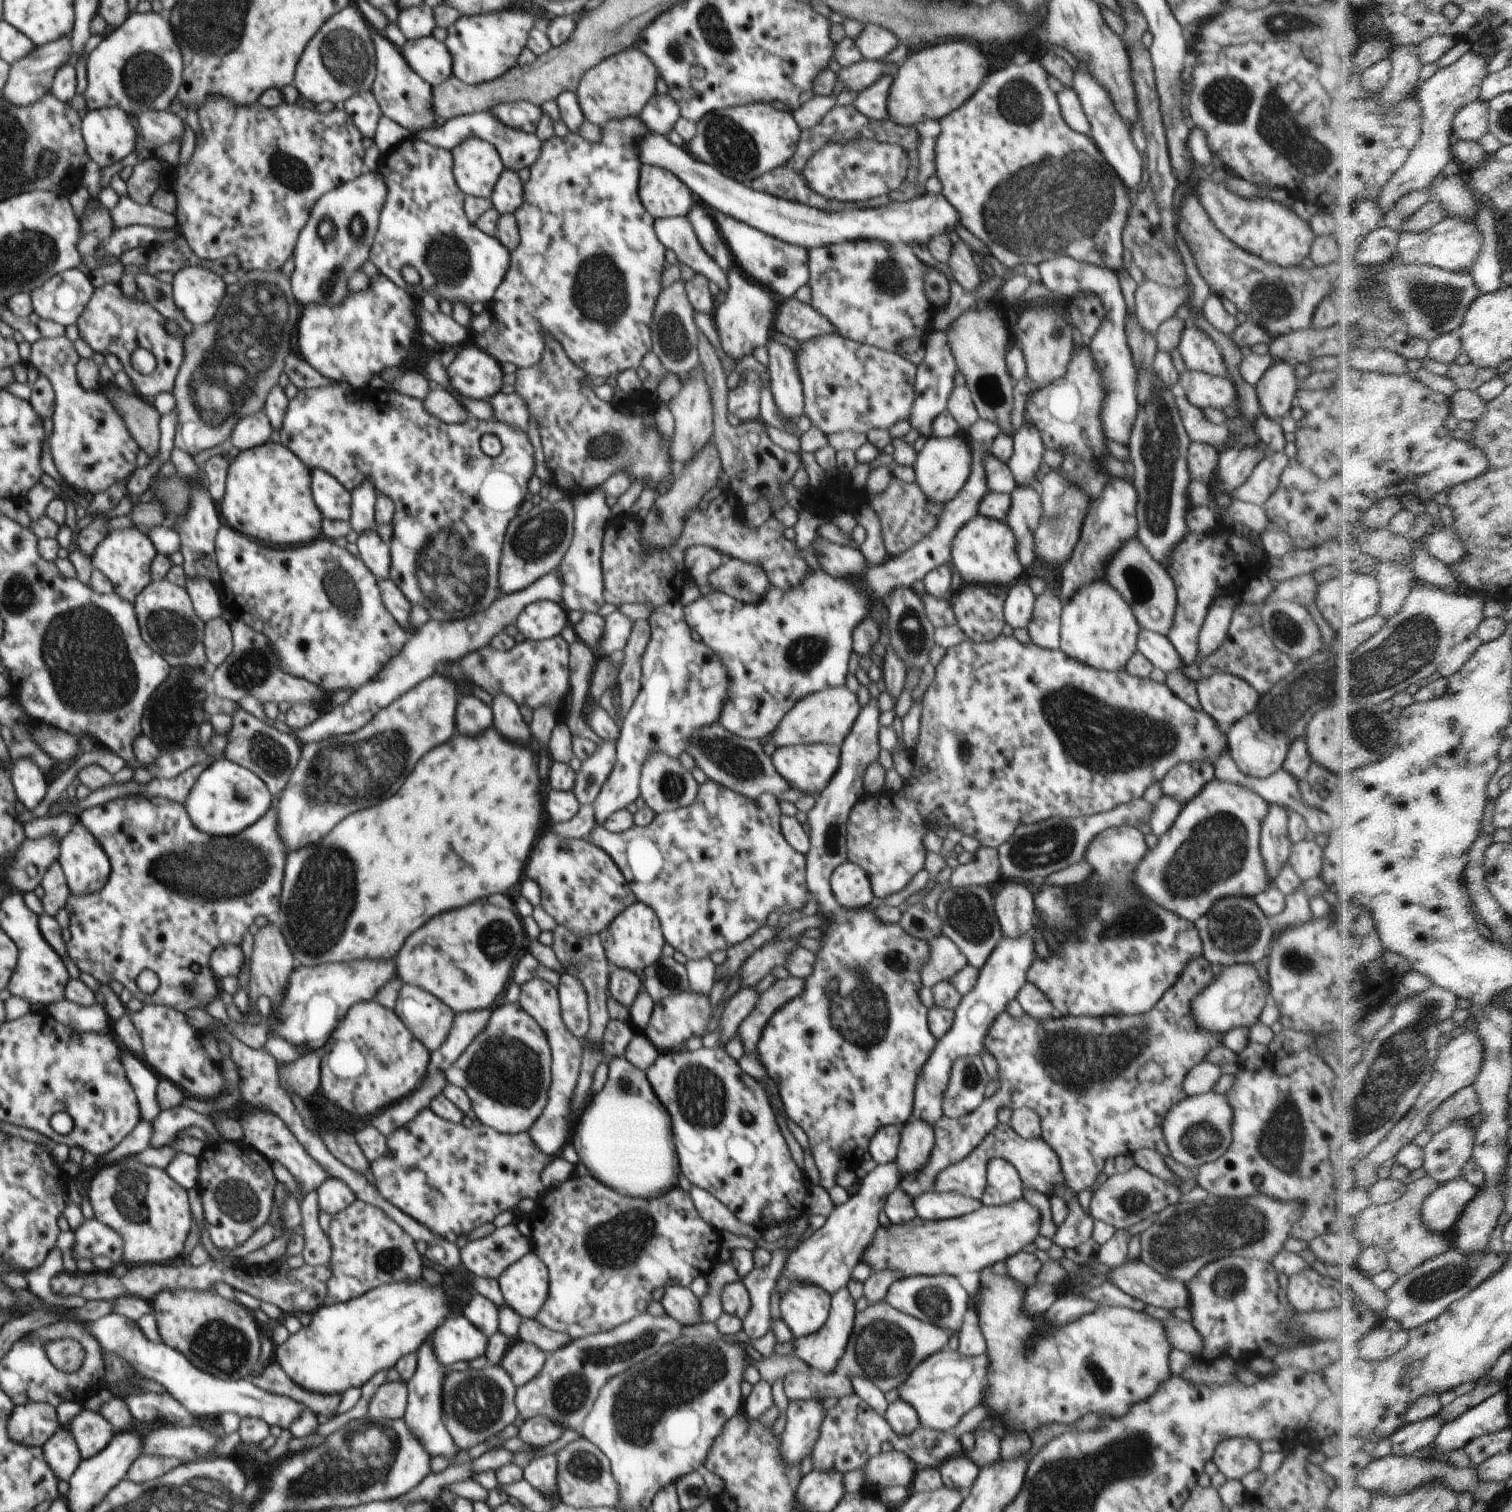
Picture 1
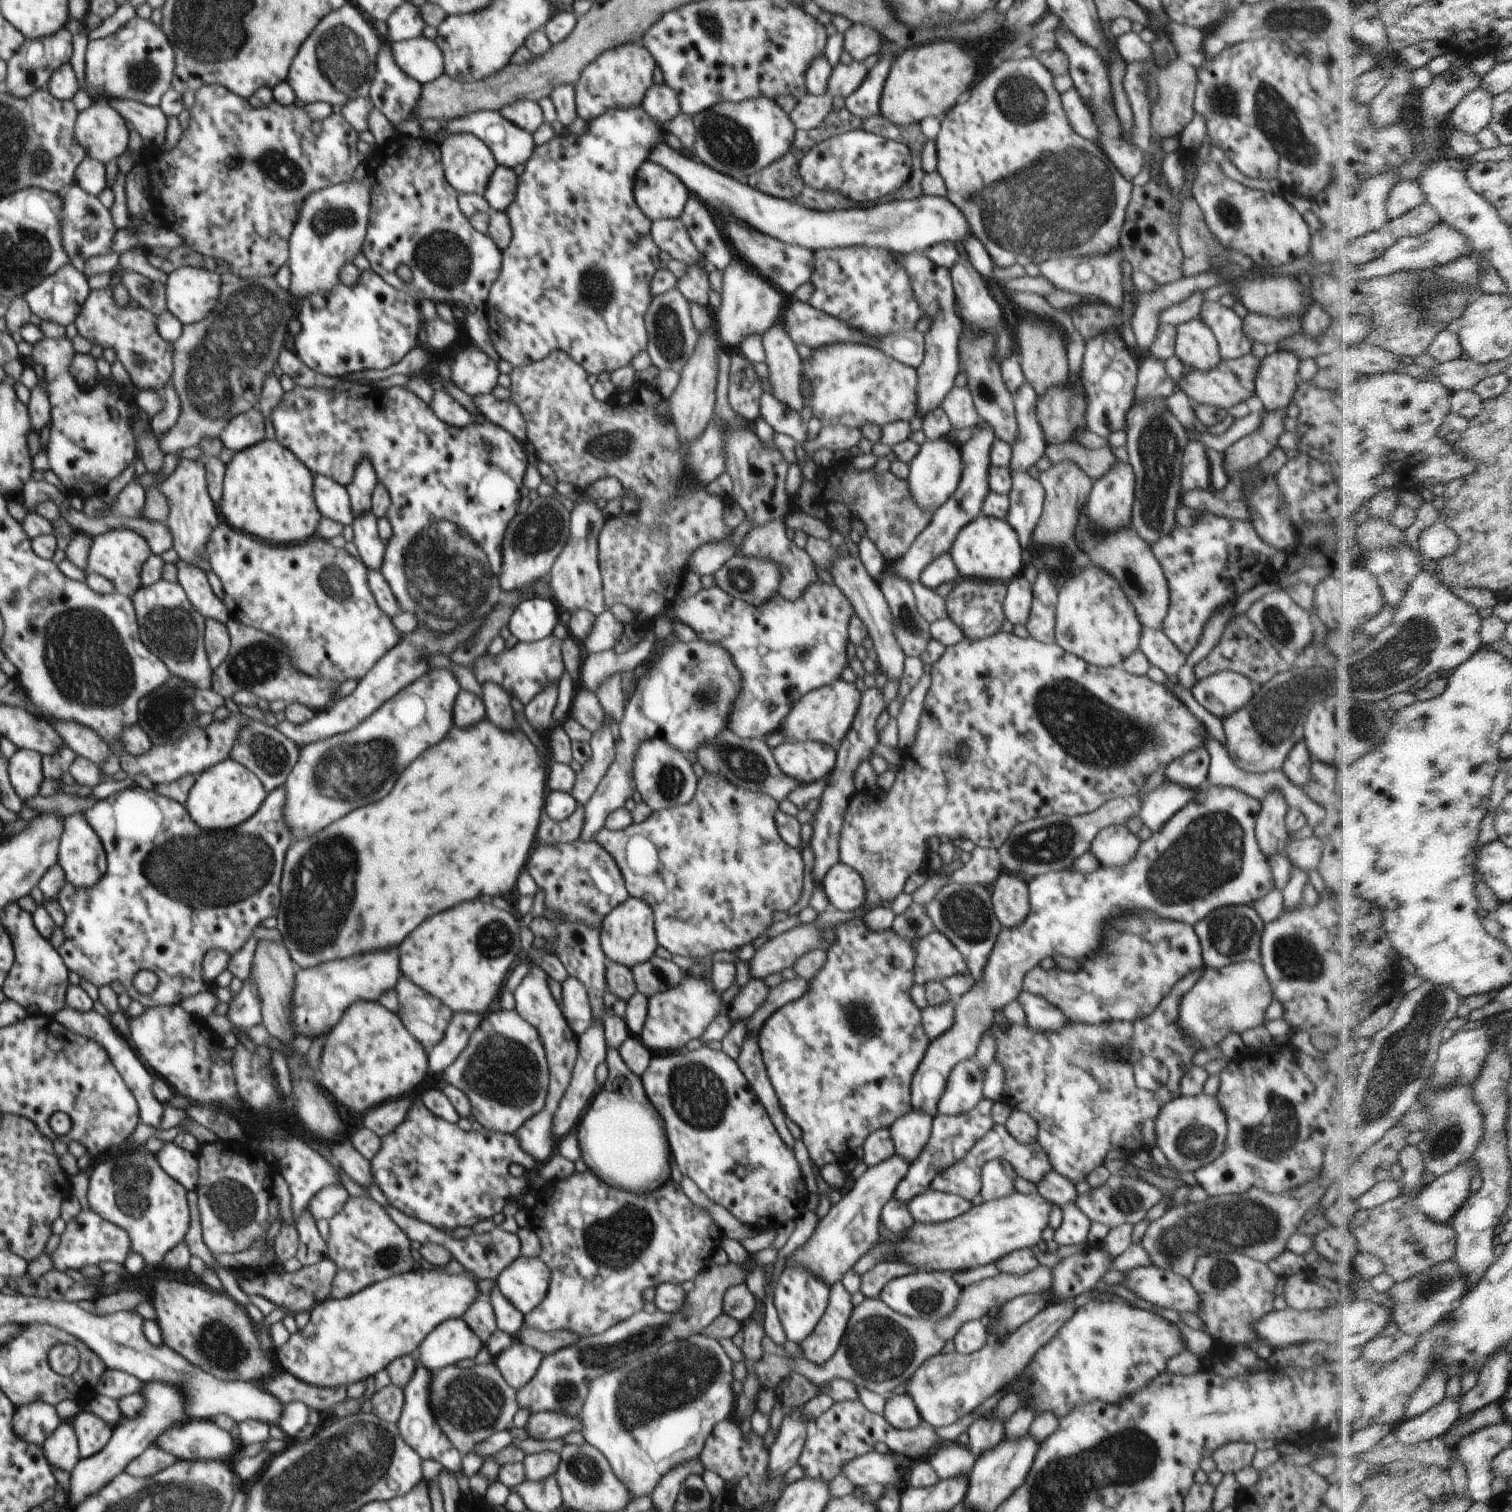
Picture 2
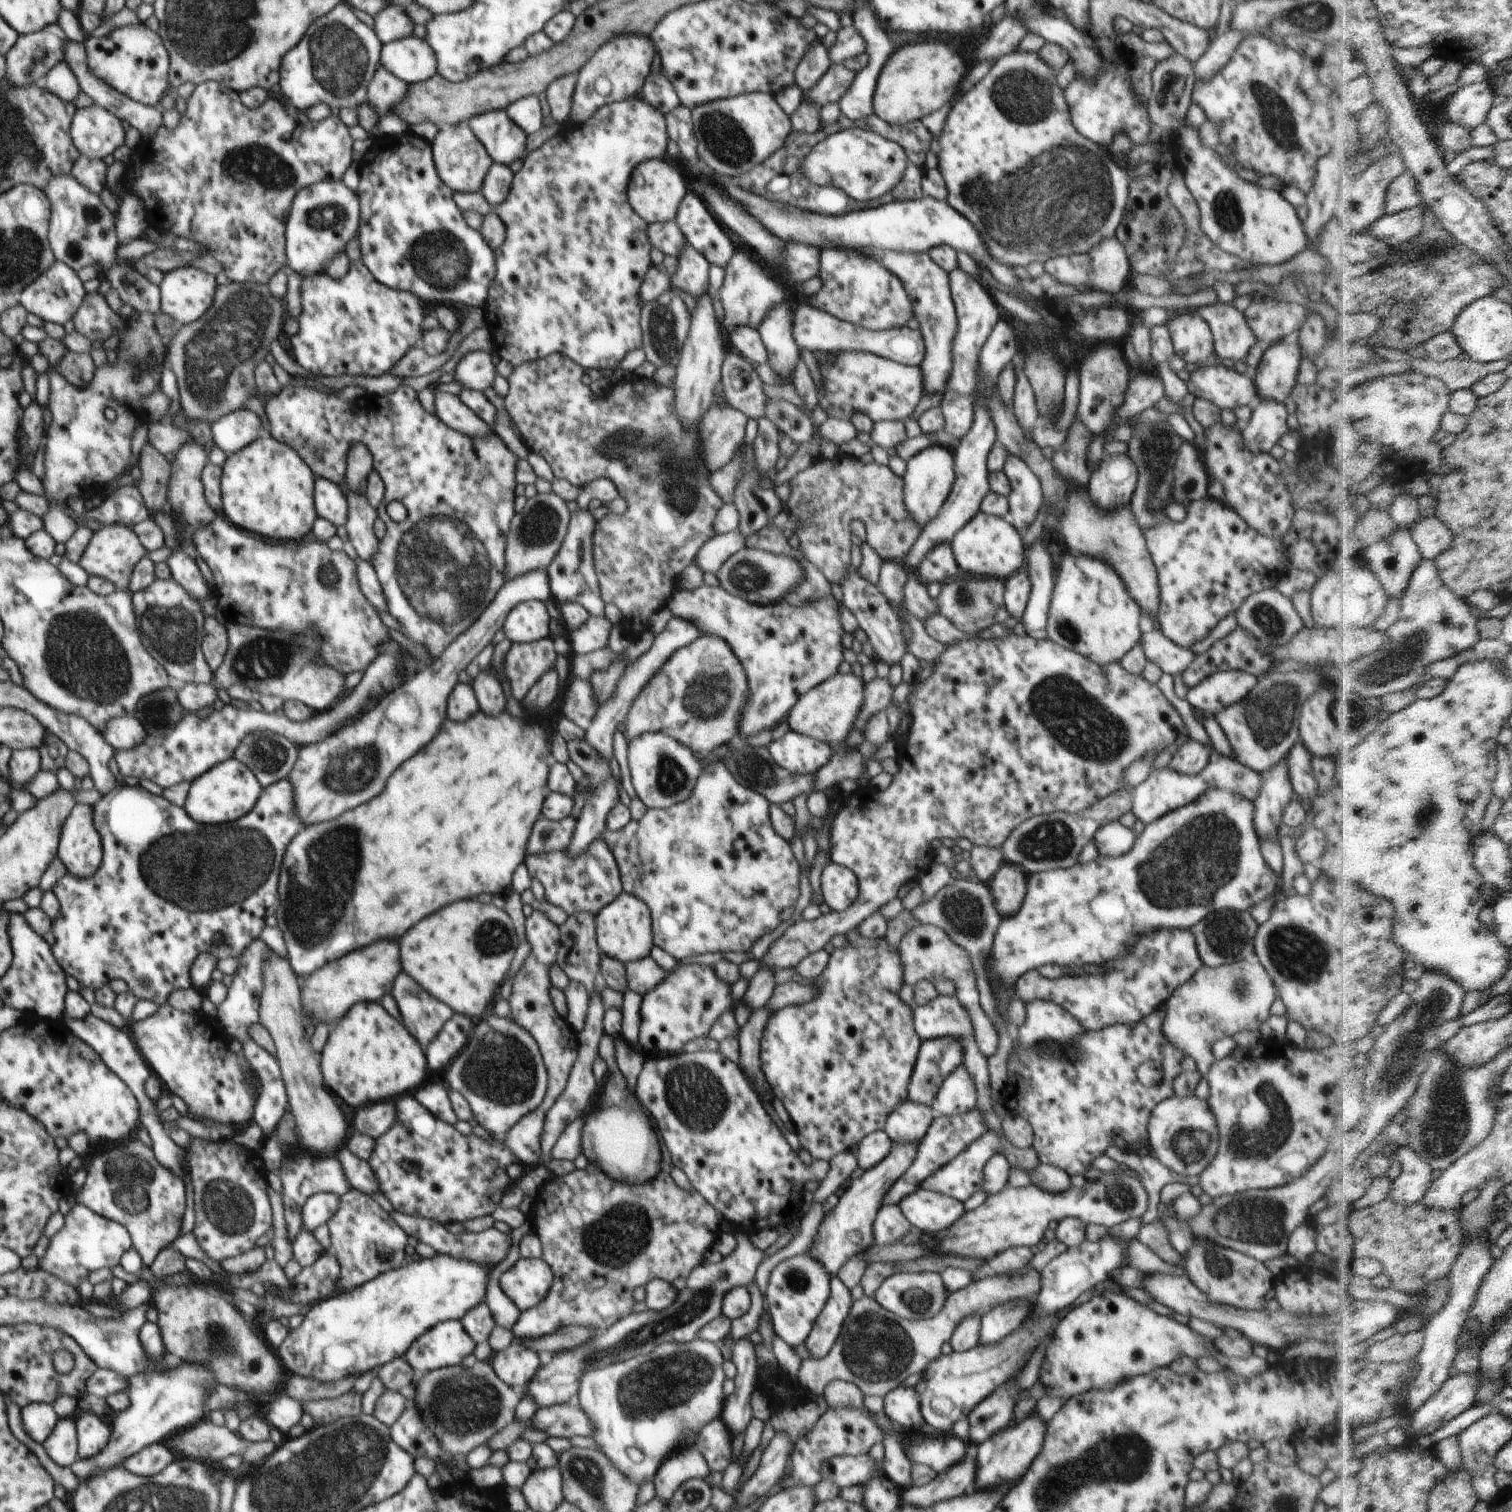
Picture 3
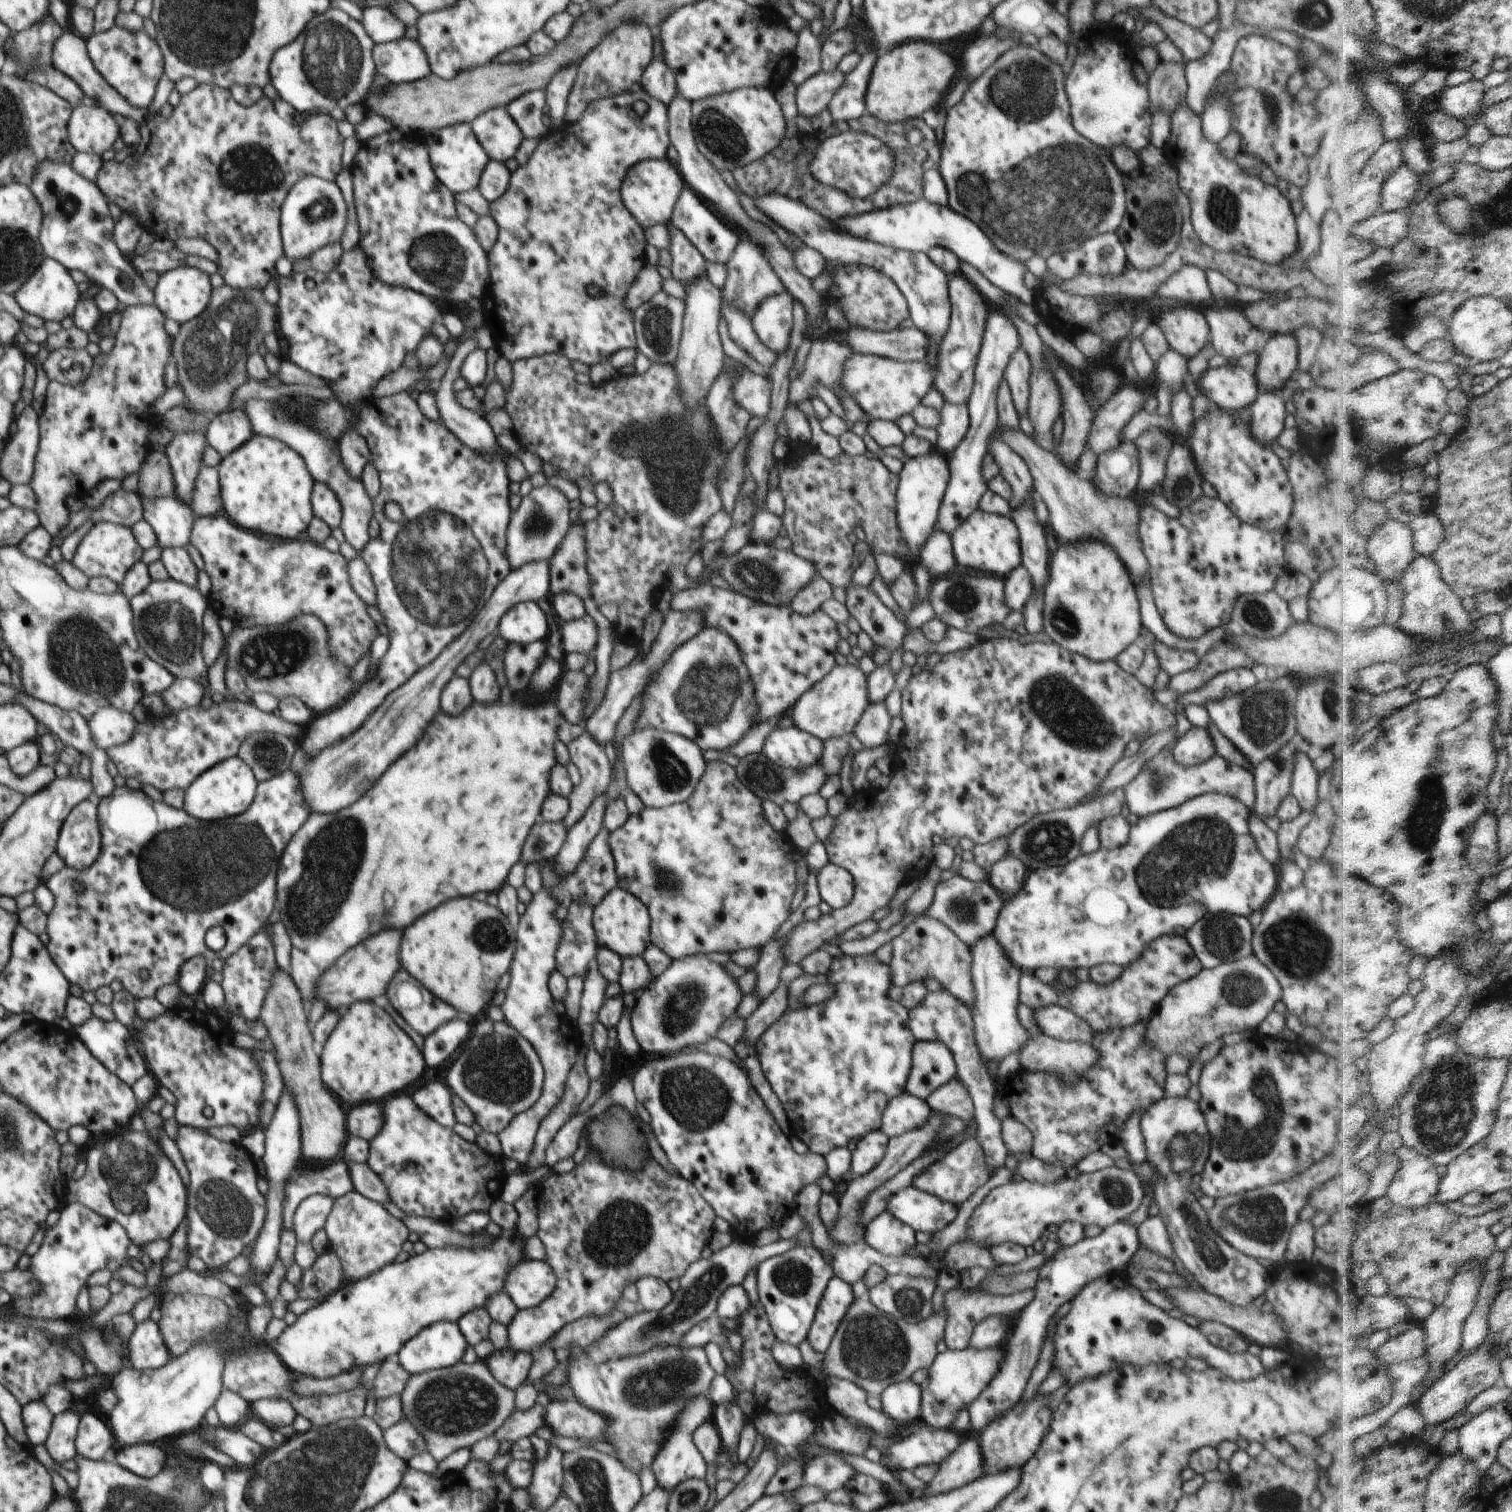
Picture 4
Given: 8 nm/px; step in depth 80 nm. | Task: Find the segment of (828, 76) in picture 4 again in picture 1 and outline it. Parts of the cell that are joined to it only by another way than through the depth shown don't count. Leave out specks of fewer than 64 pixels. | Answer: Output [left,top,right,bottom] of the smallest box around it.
[837,59,897,93]

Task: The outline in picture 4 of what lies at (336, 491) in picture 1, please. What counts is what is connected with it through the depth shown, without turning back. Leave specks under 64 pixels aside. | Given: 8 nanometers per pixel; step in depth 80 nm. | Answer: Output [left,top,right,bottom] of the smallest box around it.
[311,481,343,529]

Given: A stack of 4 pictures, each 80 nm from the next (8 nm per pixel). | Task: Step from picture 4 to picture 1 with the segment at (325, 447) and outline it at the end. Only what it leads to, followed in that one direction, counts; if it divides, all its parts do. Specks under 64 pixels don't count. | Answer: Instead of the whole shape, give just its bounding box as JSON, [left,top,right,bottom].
[357,529,390,580]

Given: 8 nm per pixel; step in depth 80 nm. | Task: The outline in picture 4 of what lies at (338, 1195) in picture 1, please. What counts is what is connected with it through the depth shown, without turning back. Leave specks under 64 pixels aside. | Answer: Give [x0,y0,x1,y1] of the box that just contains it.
[293,1194,333,1243]

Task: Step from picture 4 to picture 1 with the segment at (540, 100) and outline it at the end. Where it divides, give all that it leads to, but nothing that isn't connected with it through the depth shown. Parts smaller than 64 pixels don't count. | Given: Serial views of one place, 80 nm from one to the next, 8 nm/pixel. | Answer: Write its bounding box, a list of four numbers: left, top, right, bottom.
[490,101,542,133]

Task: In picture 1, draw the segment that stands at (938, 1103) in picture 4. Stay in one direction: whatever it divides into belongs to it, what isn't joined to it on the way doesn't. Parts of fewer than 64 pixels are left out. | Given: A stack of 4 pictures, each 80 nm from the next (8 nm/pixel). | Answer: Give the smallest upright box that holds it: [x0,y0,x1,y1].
[943,1055,989,1119]

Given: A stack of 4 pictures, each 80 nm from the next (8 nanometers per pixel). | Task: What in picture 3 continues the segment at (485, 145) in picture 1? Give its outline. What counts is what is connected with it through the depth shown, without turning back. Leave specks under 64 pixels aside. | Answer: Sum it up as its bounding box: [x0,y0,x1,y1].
[430,123,494,193]

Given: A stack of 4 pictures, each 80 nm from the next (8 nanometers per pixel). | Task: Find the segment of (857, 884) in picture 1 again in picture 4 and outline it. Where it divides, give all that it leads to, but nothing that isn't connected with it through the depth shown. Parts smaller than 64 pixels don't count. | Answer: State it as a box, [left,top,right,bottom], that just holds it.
[816,862,855,909]

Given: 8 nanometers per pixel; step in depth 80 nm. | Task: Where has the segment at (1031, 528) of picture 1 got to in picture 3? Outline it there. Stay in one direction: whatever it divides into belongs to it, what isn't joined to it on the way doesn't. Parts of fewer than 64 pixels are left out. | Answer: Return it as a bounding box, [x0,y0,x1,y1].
[1003,455,1046,534]

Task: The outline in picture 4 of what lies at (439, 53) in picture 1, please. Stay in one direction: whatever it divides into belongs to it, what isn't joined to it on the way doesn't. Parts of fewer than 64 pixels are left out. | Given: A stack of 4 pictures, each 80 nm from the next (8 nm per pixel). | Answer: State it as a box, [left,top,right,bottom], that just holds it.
[373,37,432,83]

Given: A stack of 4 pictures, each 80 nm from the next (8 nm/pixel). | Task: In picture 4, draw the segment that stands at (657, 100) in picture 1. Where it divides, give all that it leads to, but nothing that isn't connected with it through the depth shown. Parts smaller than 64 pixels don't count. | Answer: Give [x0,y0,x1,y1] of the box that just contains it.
[638,57,677,108]

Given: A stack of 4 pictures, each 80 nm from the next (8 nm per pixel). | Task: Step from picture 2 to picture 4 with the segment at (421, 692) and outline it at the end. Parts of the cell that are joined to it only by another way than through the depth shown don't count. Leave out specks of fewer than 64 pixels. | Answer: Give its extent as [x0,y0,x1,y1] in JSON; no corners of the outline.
[289,561,549,815]

